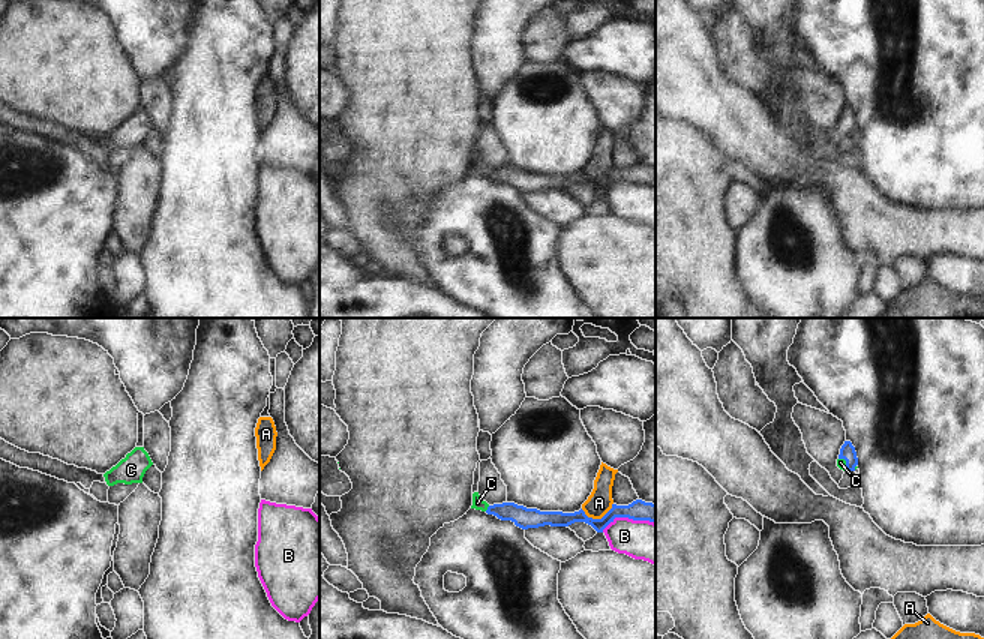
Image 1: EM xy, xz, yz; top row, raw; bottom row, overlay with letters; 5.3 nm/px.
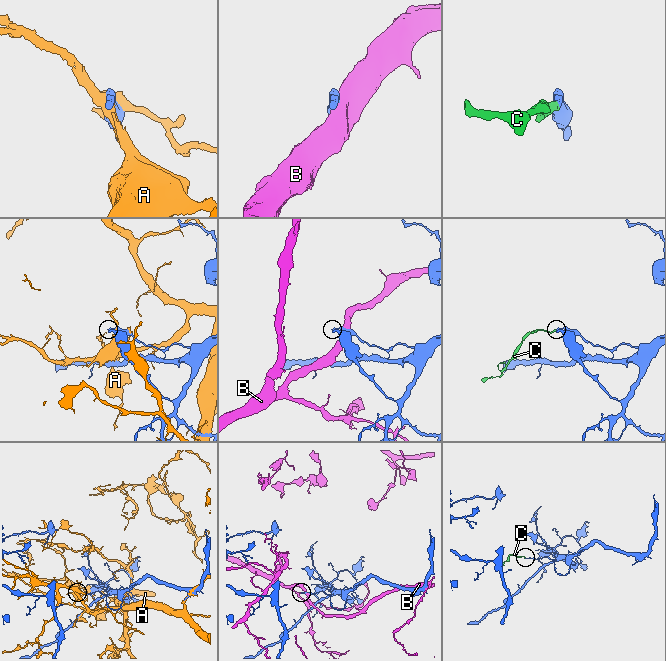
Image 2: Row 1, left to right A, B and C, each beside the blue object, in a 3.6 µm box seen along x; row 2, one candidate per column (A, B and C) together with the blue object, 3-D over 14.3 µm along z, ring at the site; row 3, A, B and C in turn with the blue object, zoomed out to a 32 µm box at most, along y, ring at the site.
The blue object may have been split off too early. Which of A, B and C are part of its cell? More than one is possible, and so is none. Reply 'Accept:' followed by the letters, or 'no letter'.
Accept: C

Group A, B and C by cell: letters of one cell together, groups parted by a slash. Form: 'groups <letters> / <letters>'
groups A / B / C

